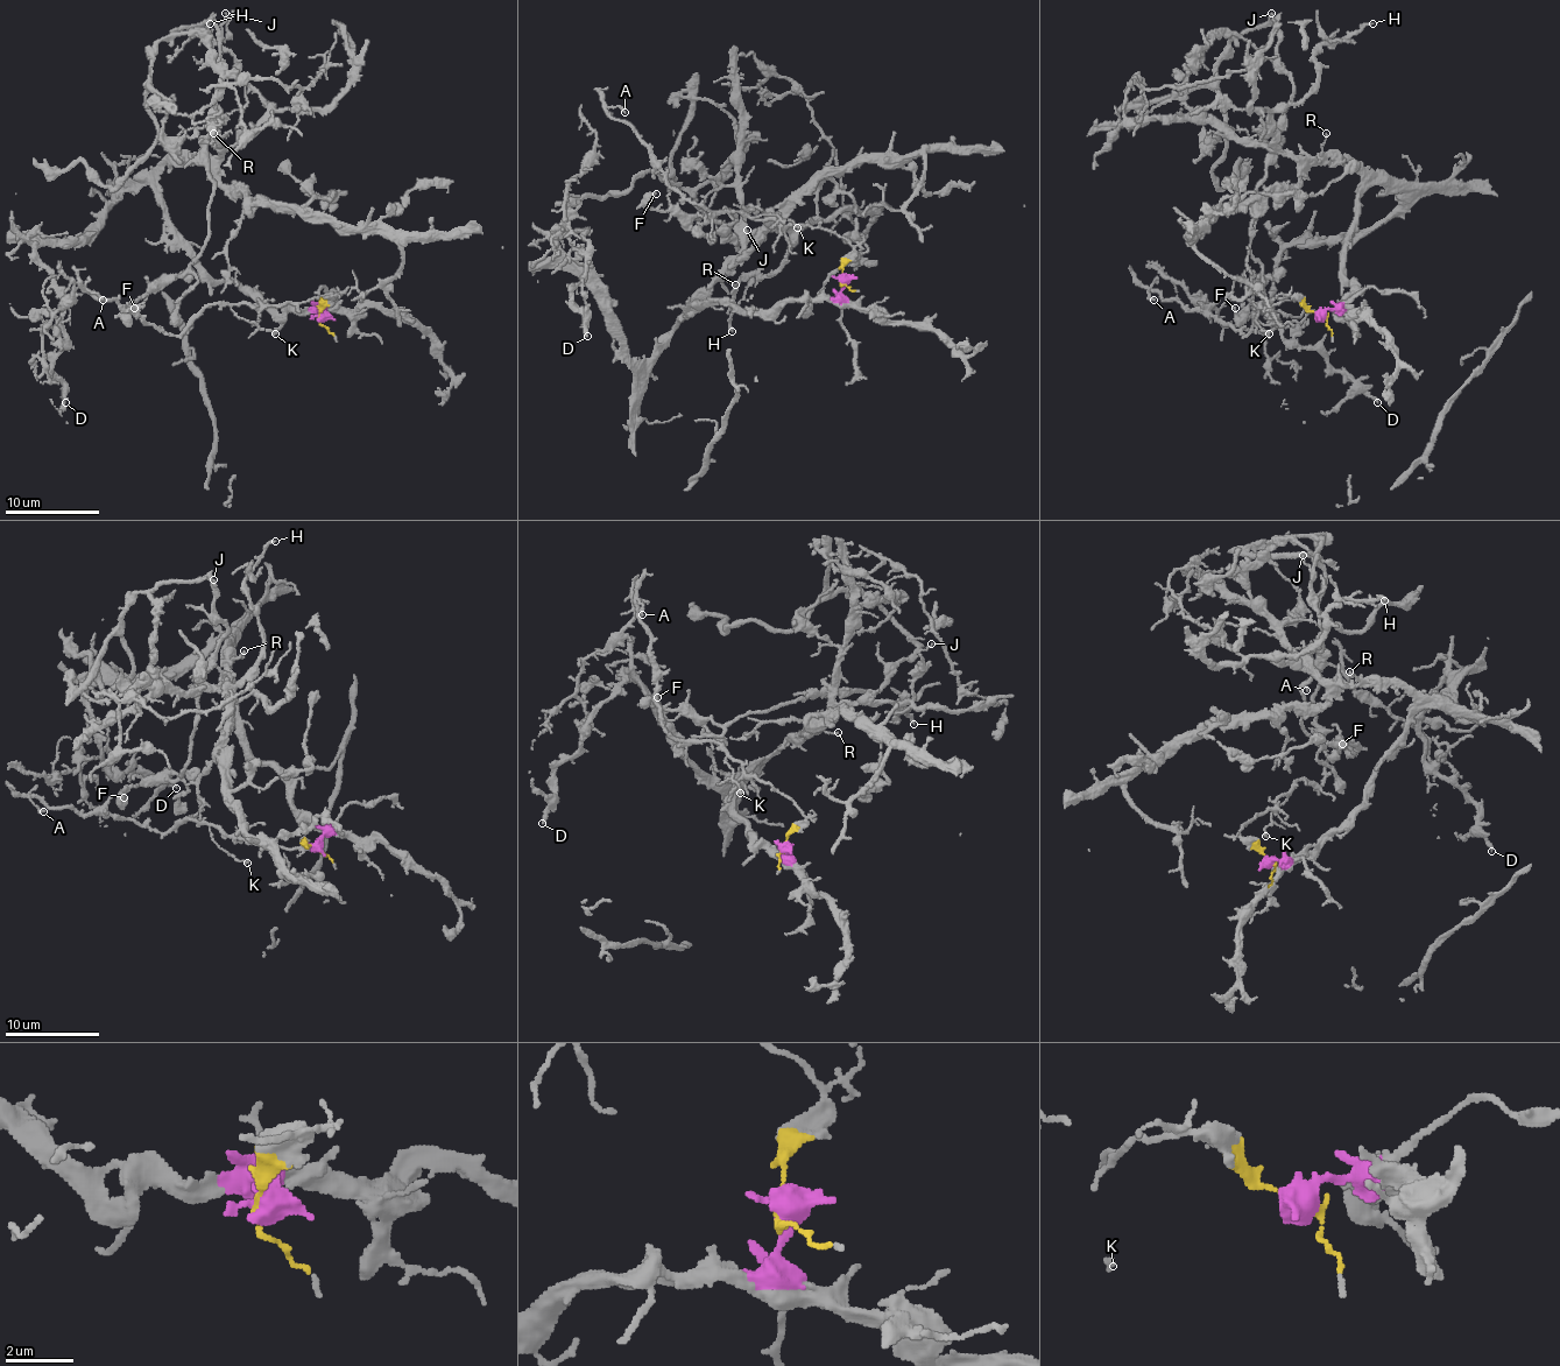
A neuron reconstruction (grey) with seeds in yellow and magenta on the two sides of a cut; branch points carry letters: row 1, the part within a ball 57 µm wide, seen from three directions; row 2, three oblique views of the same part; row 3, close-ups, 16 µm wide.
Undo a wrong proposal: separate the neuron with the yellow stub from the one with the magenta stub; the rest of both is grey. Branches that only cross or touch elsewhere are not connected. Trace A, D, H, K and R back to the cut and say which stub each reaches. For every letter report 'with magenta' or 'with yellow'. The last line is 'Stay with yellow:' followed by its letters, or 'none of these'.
A: with yellow
D: with magenta
H: with magenta
K: with yellow
R: with magenta
Stay with yellow: A, K

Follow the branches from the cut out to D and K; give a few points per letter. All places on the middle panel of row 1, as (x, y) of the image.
D: (840, 280), (767, 310), (706, 303), (633, 360), (569, 233), (585, 233), (587, 337)
K: (840, 280), (842, 263), (852, 254), (847, 243), (821, 229), (753, 218), (760, 213), (777, 213), (798, 229)

